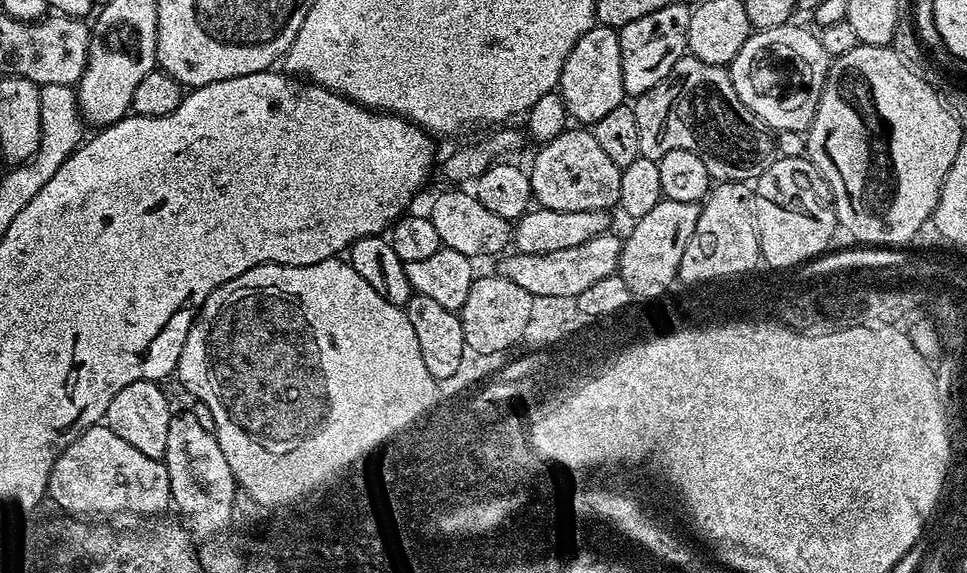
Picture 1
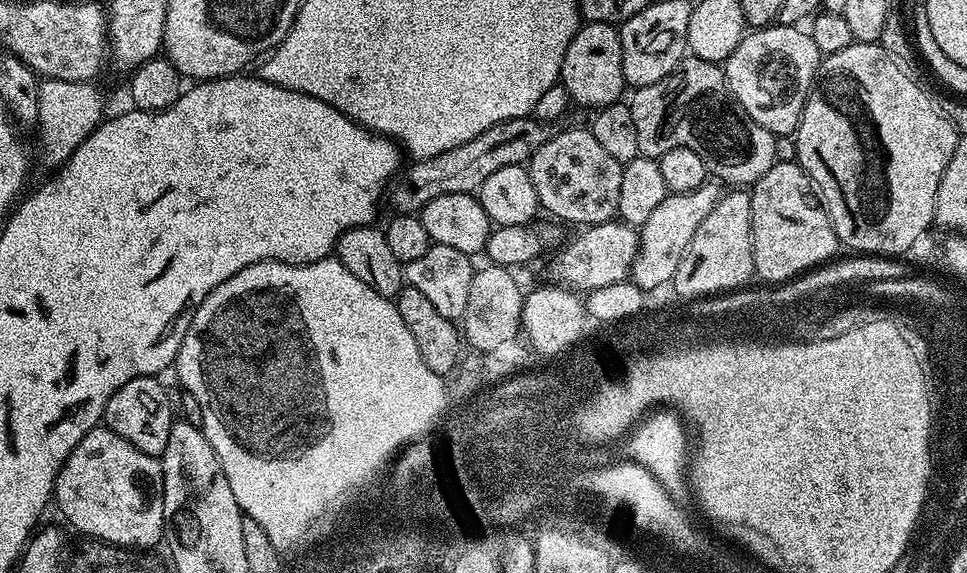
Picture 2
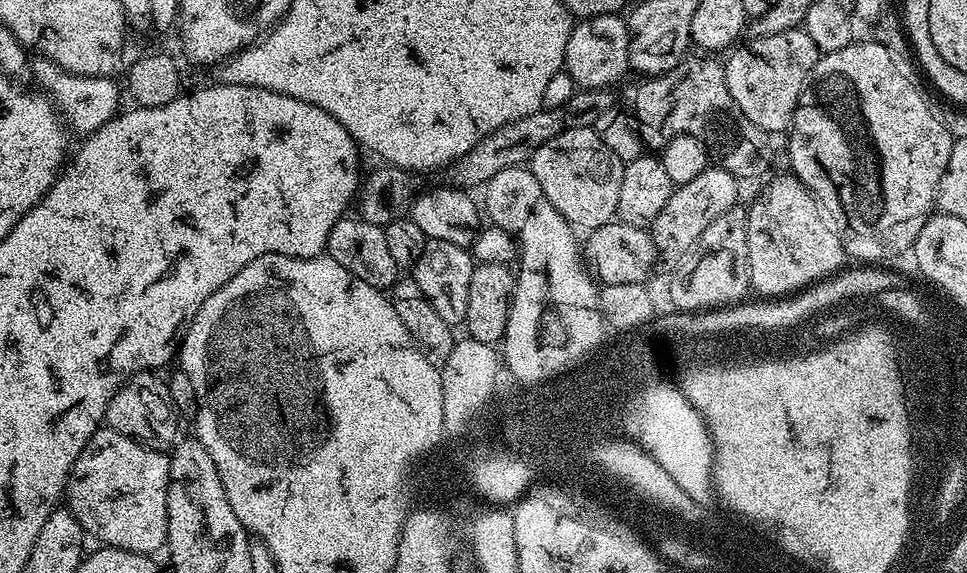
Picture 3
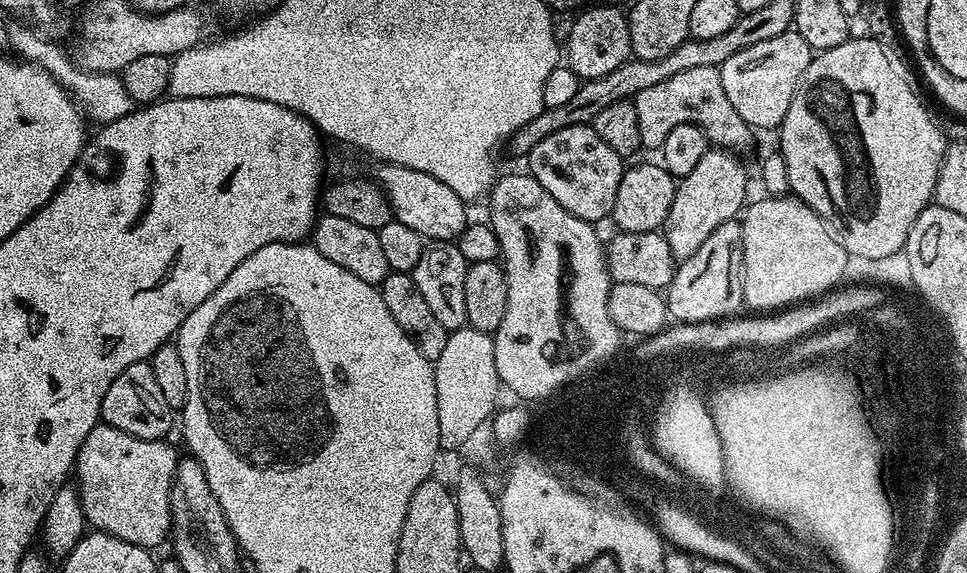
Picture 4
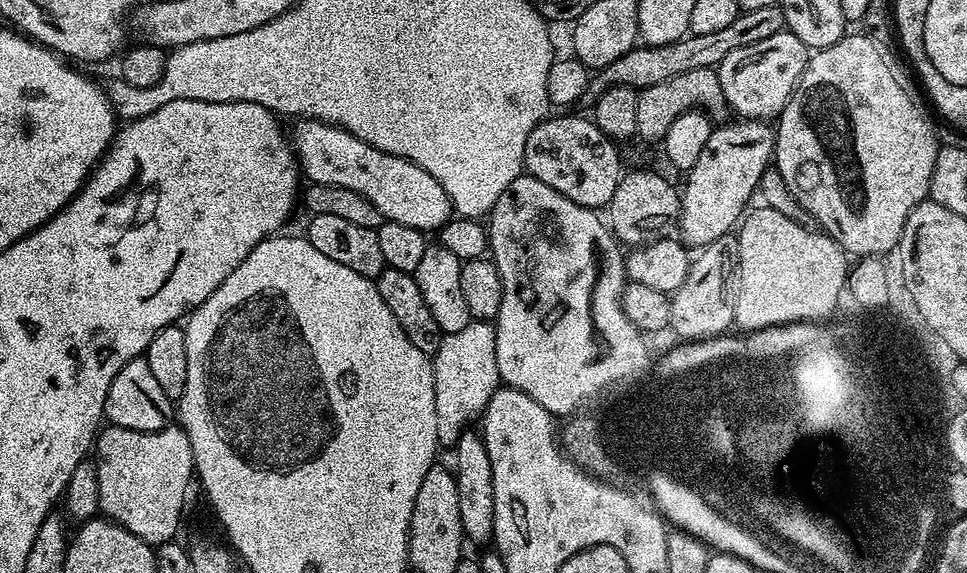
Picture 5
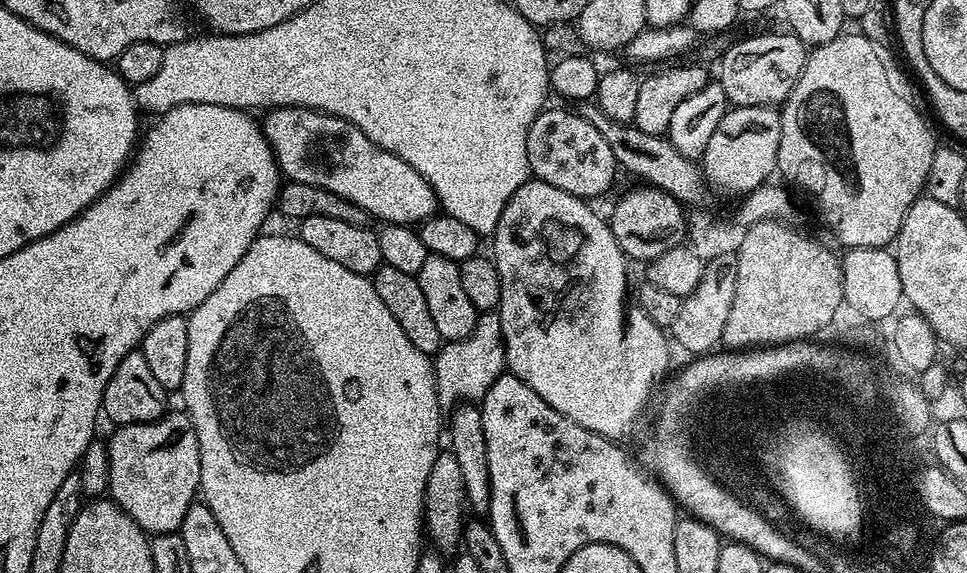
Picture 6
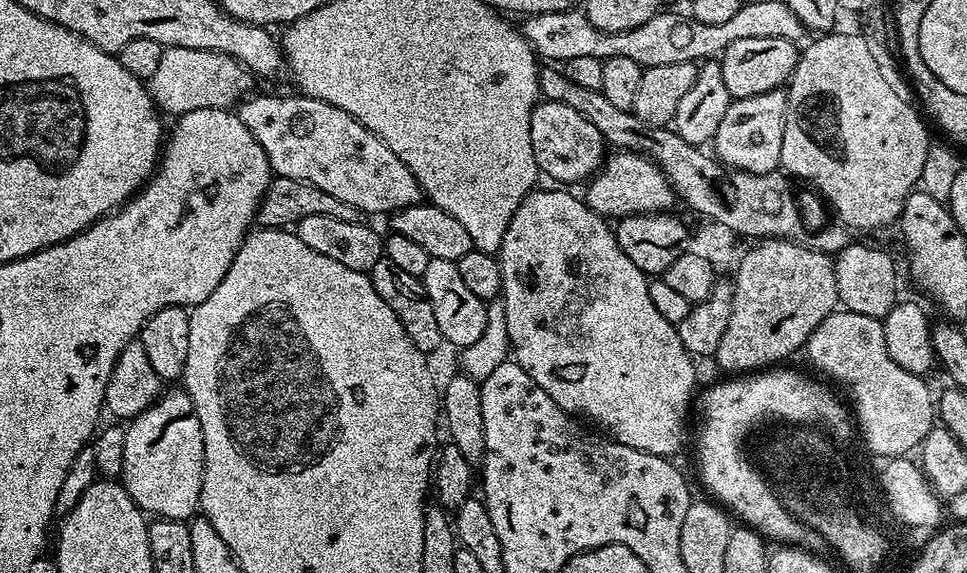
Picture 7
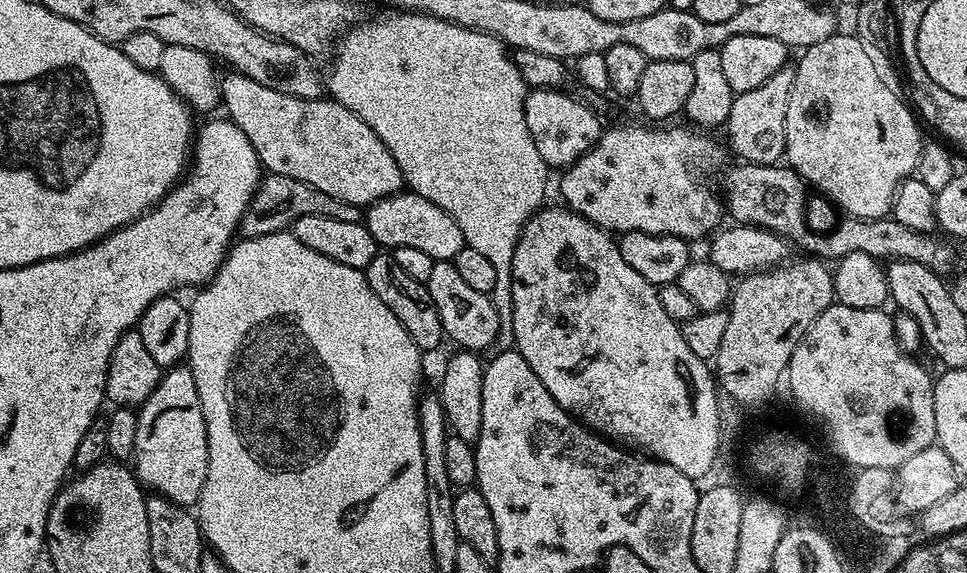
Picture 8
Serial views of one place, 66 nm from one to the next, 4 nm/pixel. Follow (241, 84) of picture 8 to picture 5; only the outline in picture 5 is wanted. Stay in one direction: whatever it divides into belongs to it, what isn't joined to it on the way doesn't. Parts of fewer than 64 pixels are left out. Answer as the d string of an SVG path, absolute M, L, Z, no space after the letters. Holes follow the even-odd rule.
M297 119L290 128L290 143L297 165L305 177L314 184L342 186L362 194L380 211L384 220L402 222L402 226L414 226L425 234L435 233L453 219L452 203L438 186L438 178L430 178L422 166L406 158L398 158L362 142L346 129L321 120Z

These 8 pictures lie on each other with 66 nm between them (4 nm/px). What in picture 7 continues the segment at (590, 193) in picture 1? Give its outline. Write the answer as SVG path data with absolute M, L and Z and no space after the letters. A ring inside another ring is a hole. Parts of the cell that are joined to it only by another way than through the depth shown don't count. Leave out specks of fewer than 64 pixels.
M544 100L537 103L530 118L530 142L537 169L543 175L545 172L552 179L549 181L560 186L576 186L572 184L578 183L579 180L587 181L599 172L601 164L606 159L606 145L602 134L598 134L597 128L590 122L586 122L586 118L582 118L582 114L578 114L578 110L573 110L571 106L562 106L562 102Z

